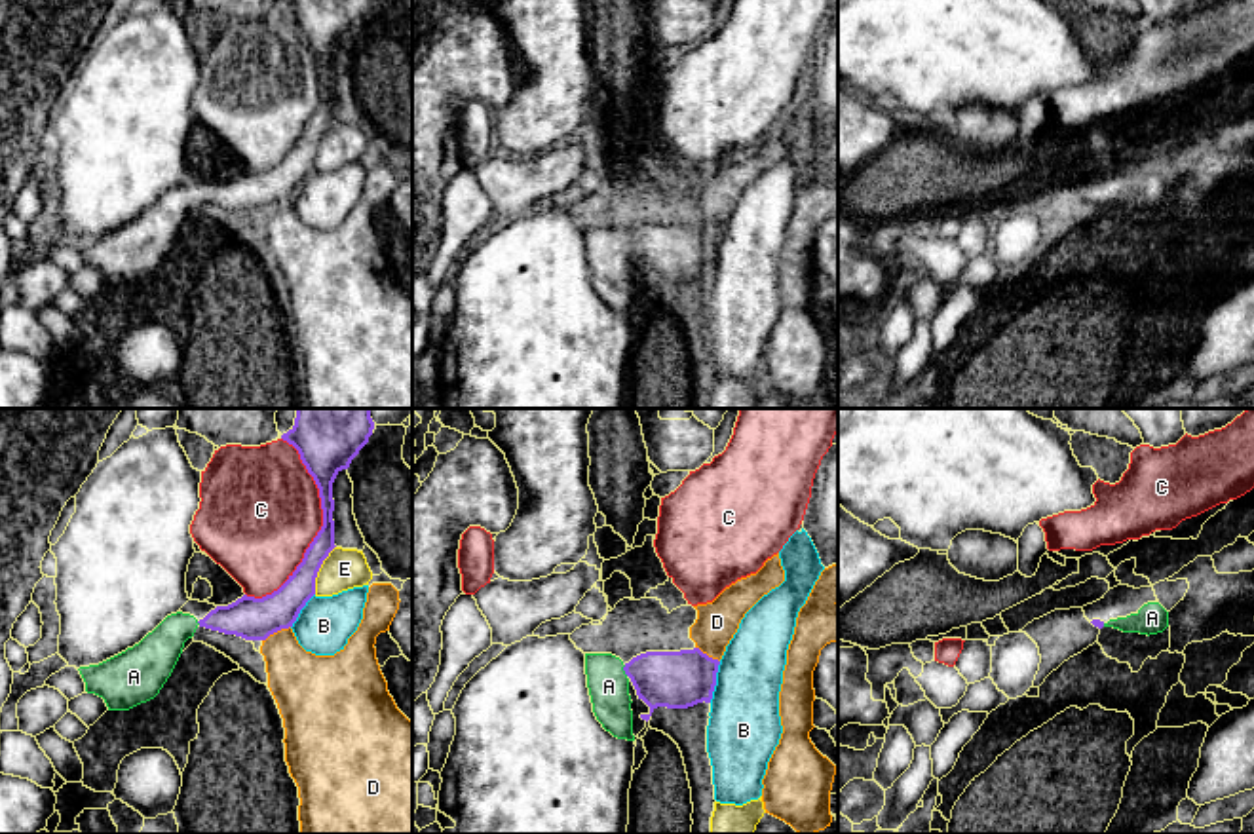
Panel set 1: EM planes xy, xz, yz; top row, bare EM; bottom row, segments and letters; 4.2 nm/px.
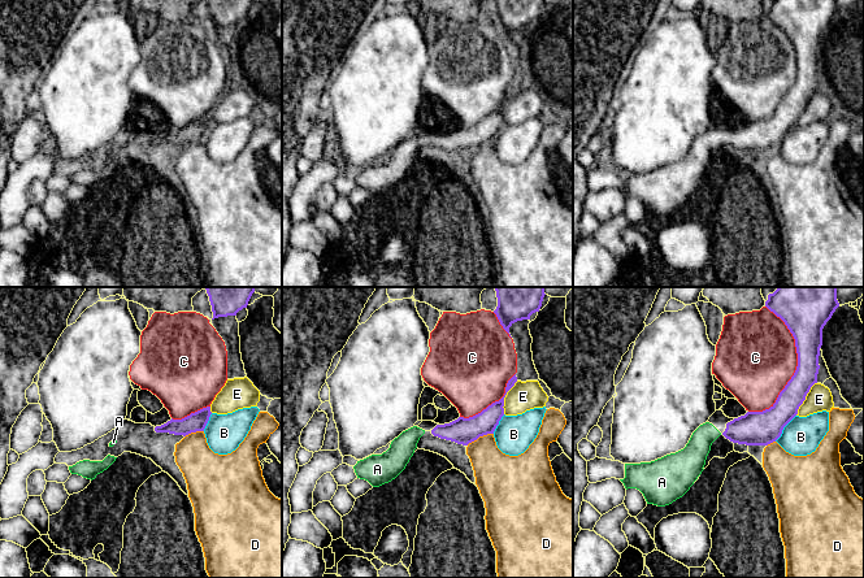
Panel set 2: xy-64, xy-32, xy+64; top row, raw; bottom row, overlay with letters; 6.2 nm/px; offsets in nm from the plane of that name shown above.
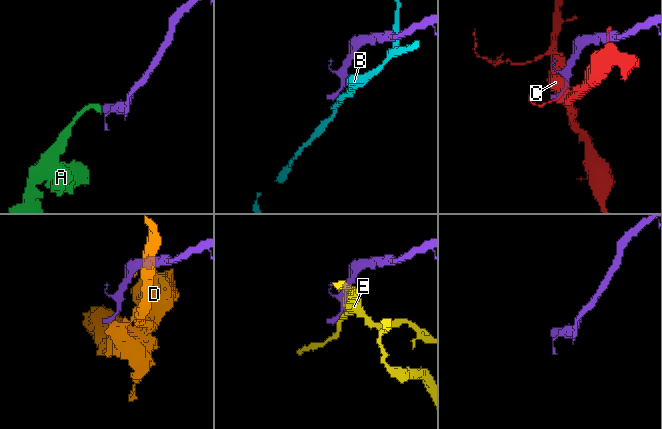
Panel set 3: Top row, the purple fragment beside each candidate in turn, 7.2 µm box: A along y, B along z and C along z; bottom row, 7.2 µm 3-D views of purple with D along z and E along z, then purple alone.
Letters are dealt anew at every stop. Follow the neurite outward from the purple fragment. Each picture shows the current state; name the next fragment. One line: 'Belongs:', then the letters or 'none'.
Belongs: A

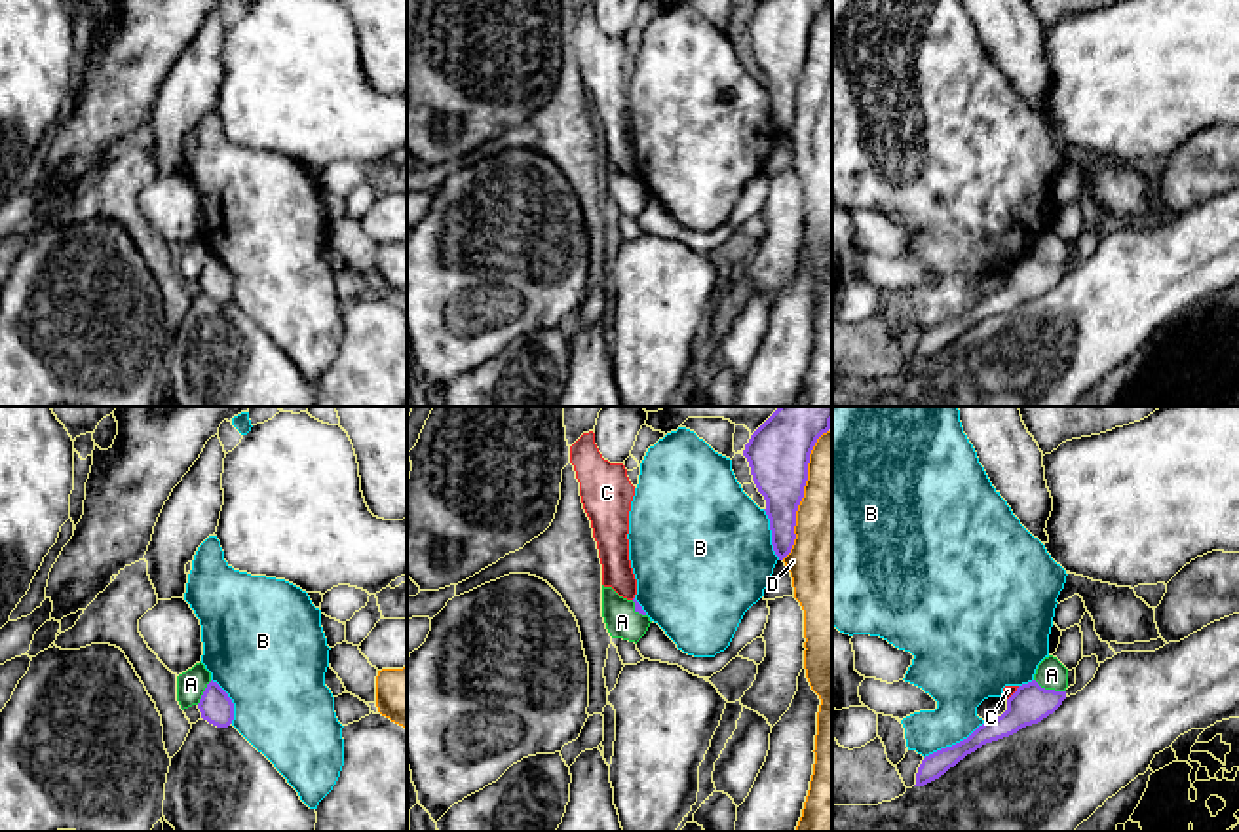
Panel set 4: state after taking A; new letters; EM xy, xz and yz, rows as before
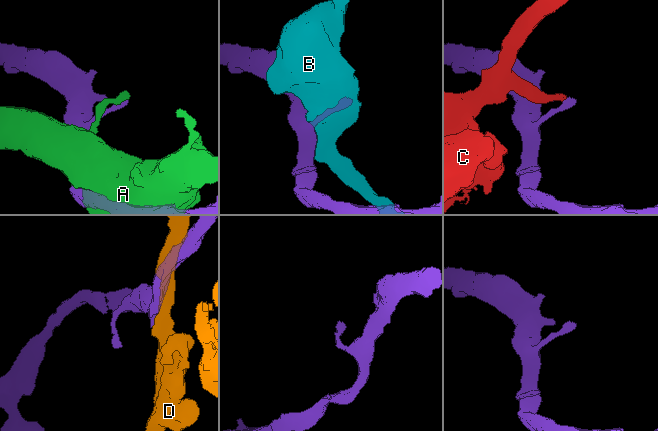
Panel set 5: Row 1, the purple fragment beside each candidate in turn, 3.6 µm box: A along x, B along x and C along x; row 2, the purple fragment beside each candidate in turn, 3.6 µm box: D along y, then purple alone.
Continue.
Belongs: none

